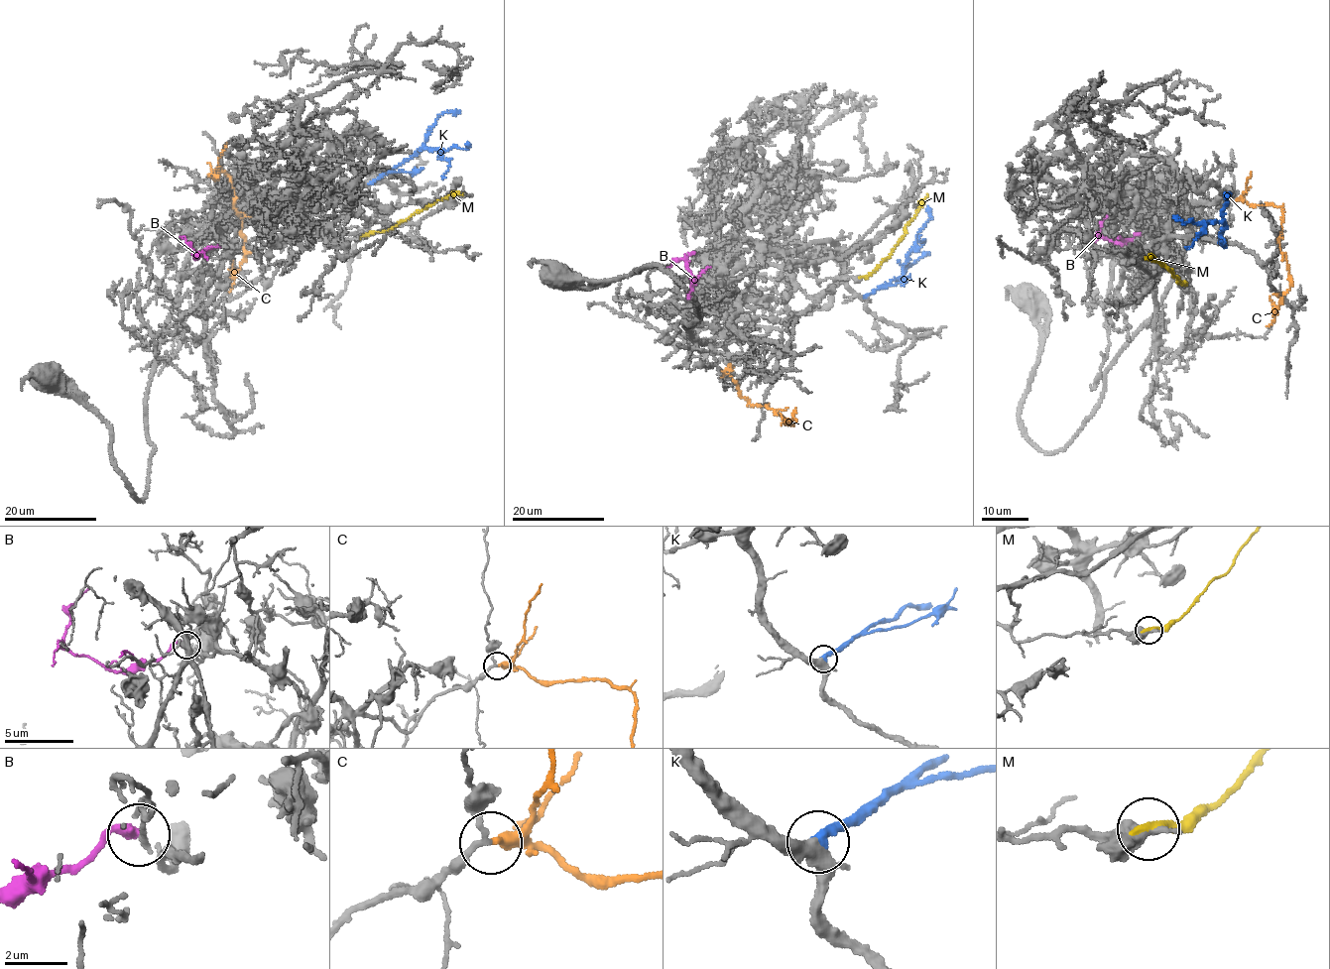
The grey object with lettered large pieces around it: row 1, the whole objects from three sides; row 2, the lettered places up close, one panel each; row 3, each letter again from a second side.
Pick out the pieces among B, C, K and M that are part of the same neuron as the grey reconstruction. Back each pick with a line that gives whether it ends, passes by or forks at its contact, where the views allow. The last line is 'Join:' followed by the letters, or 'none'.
C: it ends
K: it ends
Join: C, K

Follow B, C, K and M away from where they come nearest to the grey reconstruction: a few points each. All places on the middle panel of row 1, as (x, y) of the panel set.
B: (688, 298), (690, 273), (686, 262), (677, 259), (667, 267)
C: (729, 364), (728, 375), (739, 394), (751, 405), (764, 405), (792, 424), (793, 421), (785, 420)
K: (865, 297), (901, 278), (915, 238), (929, 219), (927, 206)
M: (861, 277), (869, 277), (882, 261), (889, 258), (927, 193)

